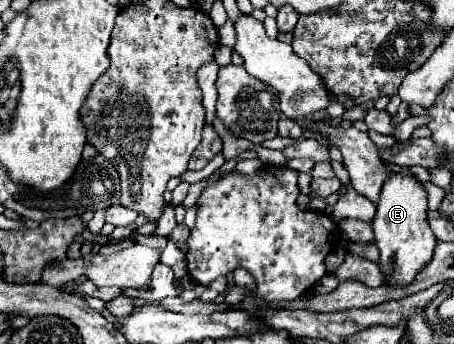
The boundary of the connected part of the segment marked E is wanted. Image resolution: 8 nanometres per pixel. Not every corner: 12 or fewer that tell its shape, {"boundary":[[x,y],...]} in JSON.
{"boundary":[[391,171],[373,217],[381,271],[409,285],[437,237],[427,191]]}

